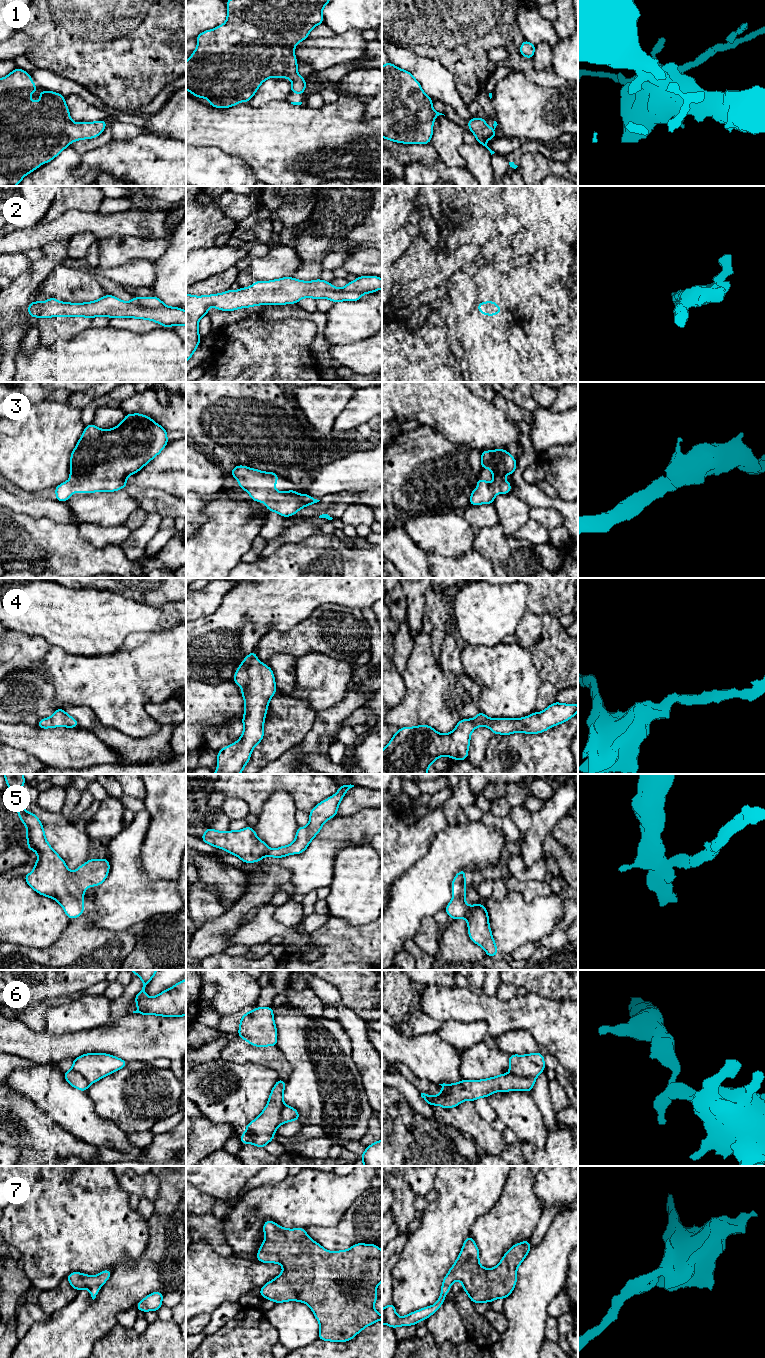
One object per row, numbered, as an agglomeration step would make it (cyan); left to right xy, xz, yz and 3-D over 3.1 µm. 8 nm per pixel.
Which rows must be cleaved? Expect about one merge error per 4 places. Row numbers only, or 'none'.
6

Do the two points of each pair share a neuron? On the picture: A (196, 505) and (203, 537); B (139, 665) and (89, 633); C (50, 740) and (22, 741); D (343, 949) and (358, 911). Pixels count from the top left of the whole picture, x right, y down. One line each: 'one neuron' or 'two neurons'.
A: two neurons
B: two neurons
C: one neuron
D: two neurons

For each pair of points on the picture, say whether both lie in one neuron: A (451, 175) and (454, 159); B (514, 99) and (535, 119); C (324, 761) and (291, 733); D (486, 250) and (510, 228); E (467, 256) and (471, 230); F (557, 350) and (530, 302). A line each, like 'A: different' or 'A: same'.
A: different
B: same
C: different
D: same
E: different
F: same

